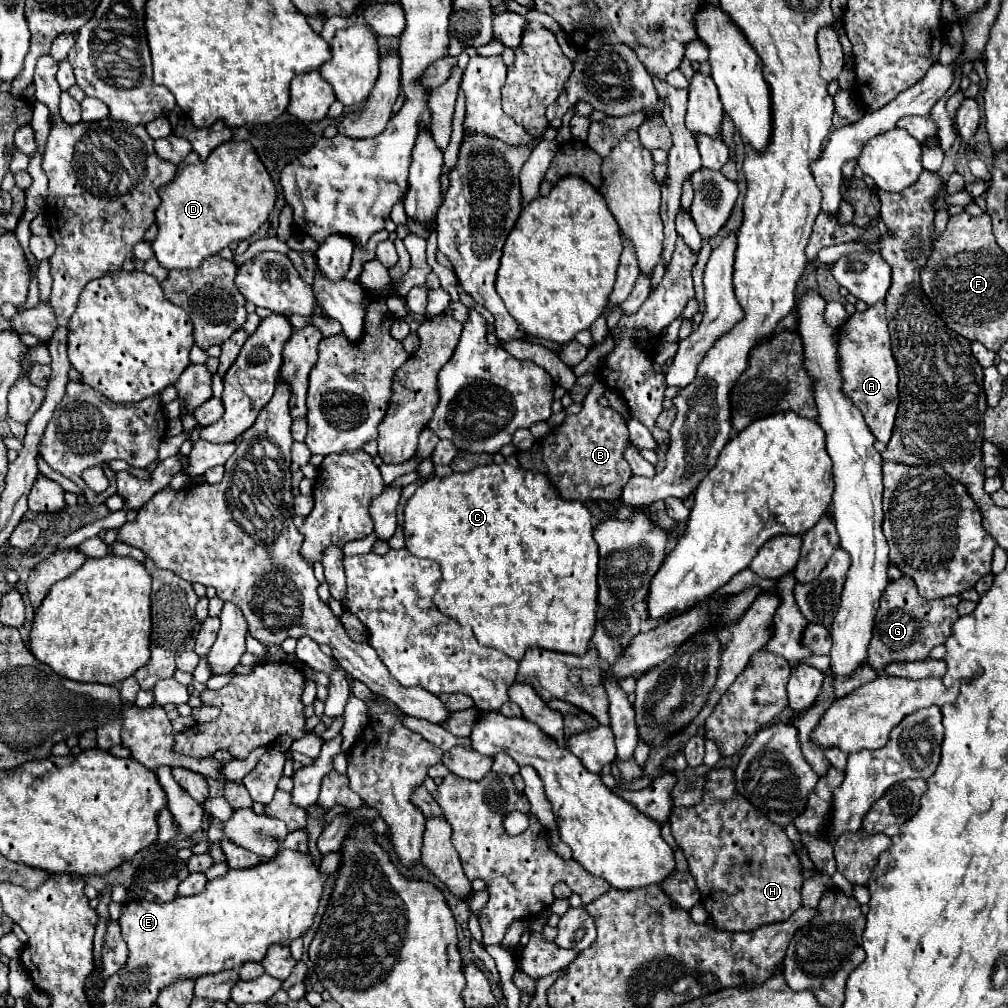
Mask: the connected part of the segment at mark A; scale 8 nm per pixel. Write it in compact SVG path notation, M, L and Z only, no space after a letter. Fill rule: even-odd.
M884 301L870 305L864 313L854 313L838 331L840 343L840 373L844 377L844 391L862 411L870 431L882 443L888 443L898 413L898 365L890 347L888 319Z

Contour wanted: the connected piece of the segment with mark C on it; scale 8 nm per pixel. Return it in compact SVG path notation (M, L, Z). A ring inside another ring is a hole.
M490 463L490 465L478 465L472 471L466 473L452 473L450 477L434 477L426 481L422 487L416 489L412 499L408 499L404 507L404 533L406 533L406 549L412 555L428 557L440 563L442 567L442 581L438 585L438 591L434 595L436 605L440 611L444 611L448 617L458 621L462 627L470 627L478 639L480 645L494 647L502 651L504 655L520 661L528 647L542 647L558 653L572 653L572 655L586 655L590 647L592 633L596 629L596 607L598 607L598 564L600 556L598 545L592 537L592 515L580 501L564 501L552 489L552 483L548 477L536 471L526 471L522 467L512 467L510 463Z

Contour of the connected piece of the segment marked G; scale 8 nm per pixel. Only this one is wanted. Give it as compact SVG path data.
M904 575L898 581L890 581L880 597L880 609L874 621L874 637L868 645L866 663L878 673L890 663L902 661L920 661L926 659L930 649L942 645L952 633L952 625L958 619L956 605L960 597L942 597L942 599L924 599L920 597L912 577Z

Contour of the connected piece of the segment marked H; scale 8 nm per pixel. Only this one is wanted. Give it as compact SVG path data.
M712 769L706 775L706 791L700 805L694 807L674 807L670 815L672 835L684 857L688 861L690 873L700 891L700 903L712 921L714 929L730 931L748 931L758 925L788 921L792 913L802 905L800 887L802 887L802 863L794 851L792 841L780 825L764 821L764 815L748 803L734 789L734 771L732 769Z

